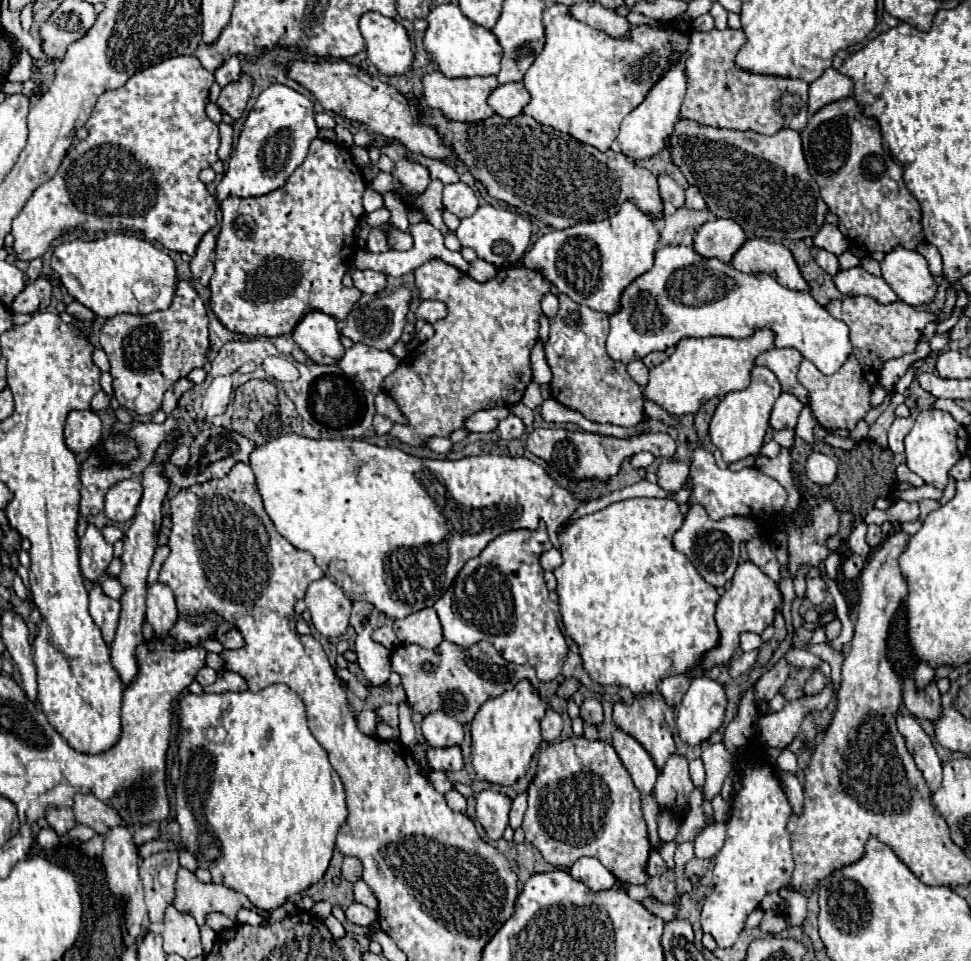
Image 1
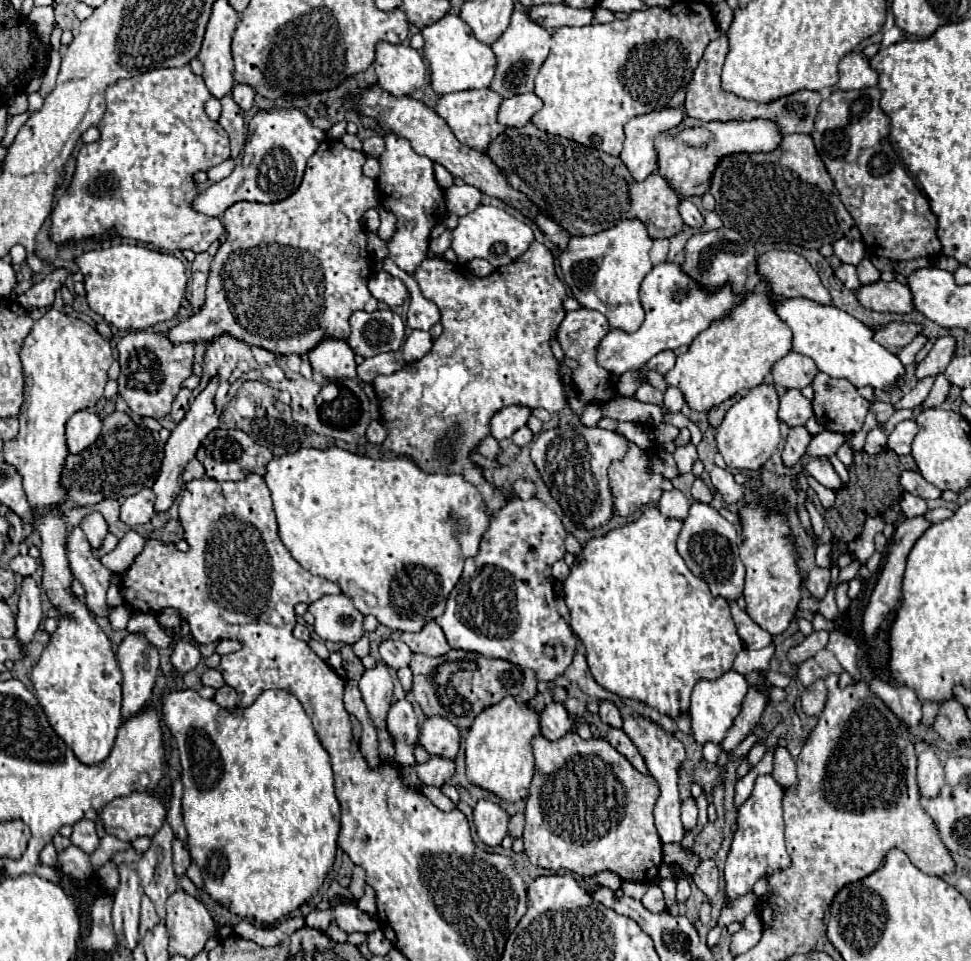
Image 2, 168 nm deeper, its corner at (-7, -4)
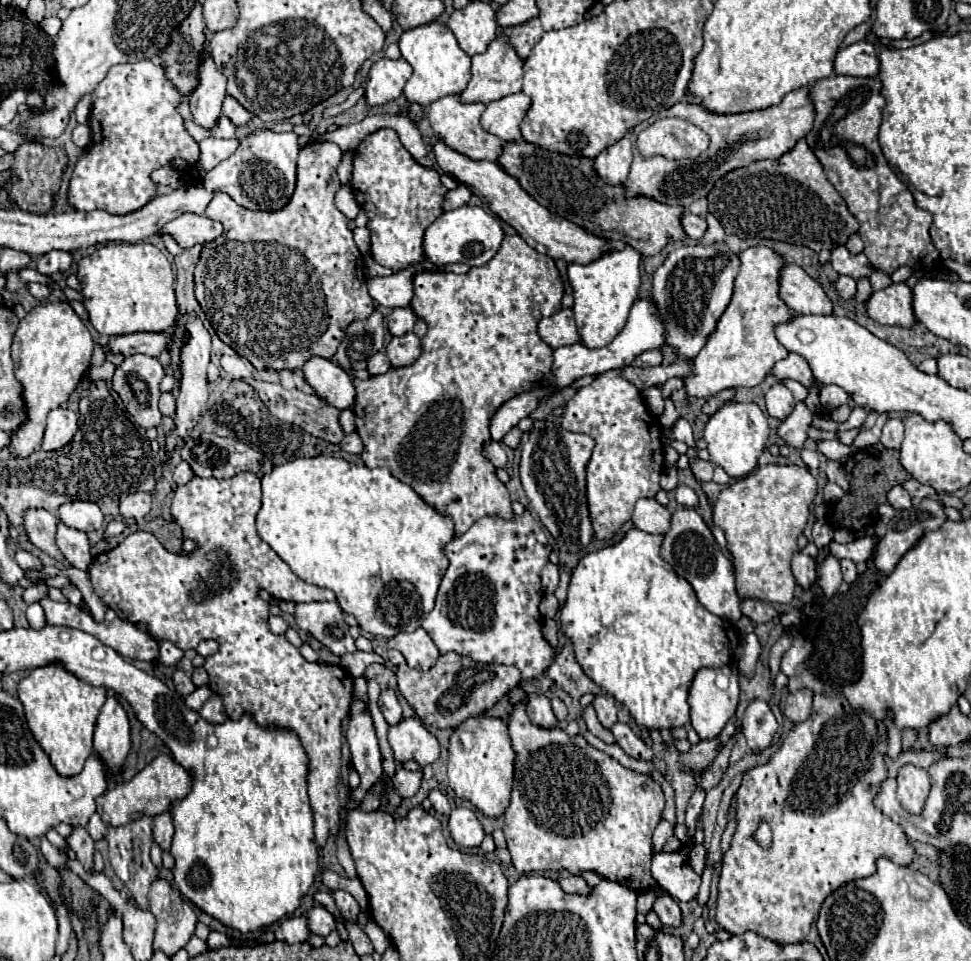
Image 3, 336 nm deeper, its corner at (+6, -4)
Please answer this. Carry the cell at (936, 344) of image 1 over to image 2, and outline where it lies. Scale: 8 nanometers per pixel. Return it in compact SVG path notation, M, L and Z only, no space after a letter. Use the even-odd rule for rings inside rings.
M943 374L937 375L927 399L922 403L922 408L928 409L941 406L949 393L950 386L950 382Z

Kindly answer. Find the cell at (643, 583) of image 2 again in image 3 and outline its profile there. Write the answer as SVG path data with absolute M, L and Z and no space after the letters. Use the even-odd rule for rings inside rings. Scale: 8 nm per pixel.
M632 527L618 543L614 545L608 545L608 547L602 547L598 551L592 551L592 553L586 553L578 565L574 567L572 571L572 577L570 577L570 585L568 585L568 597L566 597L566 603L564 607L560 609L560 623L562 623L562 631L564 635L572 641L574 645L574 653L576 653L576 661L580 663L580 667L584 669L584 673L602 689L606 691L608 695L612 695L620 705L628 707L630 709L630 715L636 719L636 723L644 729L674 729L674 727L684 727L686 723L690 723L690 715L688 715L688 703L686 703L686 695L688 695L688 687L690 687L690 681L694 679L696 671L702 669L702 667L722 667L722 665L728 665L734 657L734 651L740 643L740 639L736 637L736 633L726 625L724 619L712 615L708 609L704 609L690 583L682 577L678 577L674 573L674 569L660 557L660 545L662 545L662 539L664 535L650 535L650 533L644 533L636 527Z

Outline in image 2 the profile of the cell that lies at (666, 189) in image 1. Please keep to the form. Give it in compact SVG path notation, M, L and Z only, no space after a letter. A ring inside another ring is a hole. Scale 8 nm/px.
M681 199L681 205L679 205L679 213L683 217L683 221L693 227L693 229L699 229L703 225L703 215L699 213L699 209L689 201L689 199Z

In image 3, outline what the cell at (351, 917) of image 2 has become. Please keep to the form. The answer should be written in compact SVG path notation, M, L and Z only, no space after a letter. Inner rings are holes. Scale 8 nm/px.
M322 905L312 907L312 909L306 913L306 917L308 917L310 931L316 933L316 935L328 937L328 933L330 933L332 929L336 929L336 919L334 919L332 913L330 913L326 907L322 907Z

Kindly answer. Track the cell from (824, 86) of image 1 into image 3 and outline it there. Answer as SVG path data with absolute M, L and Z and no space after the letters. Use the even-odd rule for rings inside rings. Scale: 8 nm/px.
M858 41L840 49L834 57L834 73L850 77L874 77L878 73L878 53L868 41Z

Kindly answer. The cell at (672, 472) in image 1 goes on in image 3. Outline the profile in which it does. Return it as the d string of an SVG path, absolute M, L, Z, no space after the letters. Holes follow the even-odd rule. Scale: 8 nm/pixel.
M644 497L636 503L632 521L646 533L666 533L670 529L670 511L652 497Z

